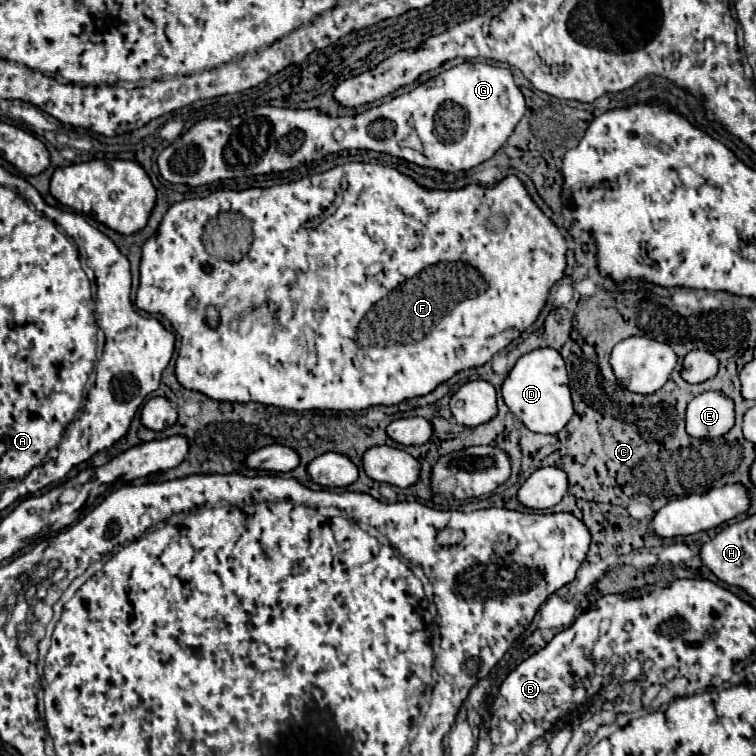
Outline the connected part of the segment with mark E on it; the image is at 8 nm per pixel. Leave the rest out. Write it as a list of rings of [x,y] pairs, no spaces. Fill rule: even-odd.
[[[706,391],[688,403],[686,431],[692,437],[722,437],[734,425],[734,401],[720,391]]]

